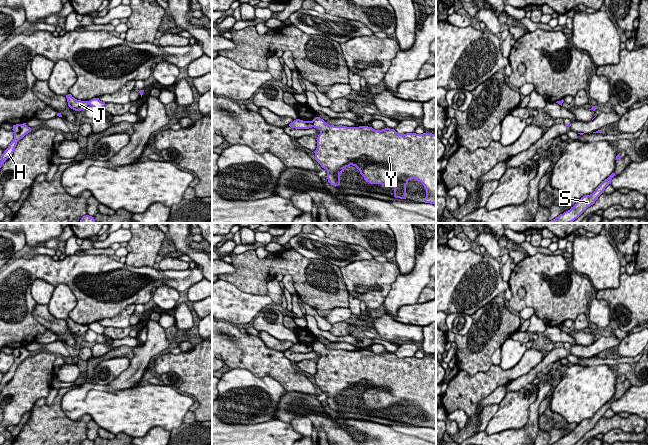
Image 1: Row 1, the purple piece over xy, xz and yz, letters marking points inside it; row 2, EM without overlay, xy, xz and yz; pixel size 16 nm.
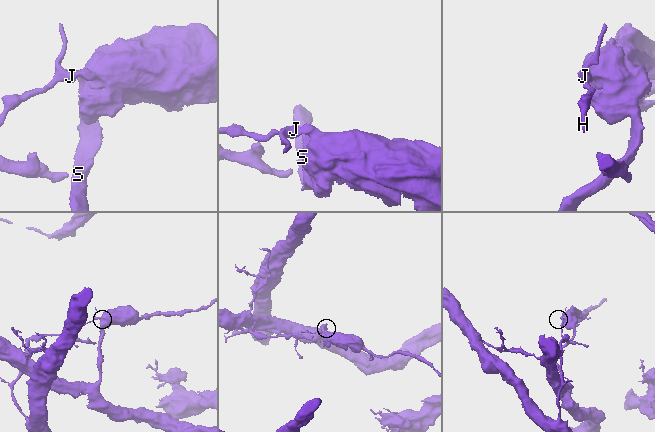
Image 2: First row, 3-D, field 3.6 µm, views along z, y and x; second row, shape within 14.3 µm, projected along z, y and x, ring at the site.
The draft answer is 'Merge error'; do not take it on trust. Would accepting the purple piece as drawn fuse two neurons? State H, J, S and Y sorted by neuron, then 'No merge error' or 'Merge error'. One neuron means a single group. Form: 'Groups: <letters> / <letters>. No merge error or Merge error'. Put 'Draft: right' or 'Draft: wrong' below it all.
Groups: H J / S Y. Merge error
Draft: right

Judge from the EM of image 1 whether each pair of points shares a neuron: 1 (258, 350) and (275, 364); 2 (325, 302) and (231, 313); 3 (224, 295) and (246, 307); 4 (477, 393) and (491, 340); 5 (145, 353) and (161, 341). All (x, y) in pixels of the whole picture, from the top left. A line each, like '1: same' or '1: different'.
1: same
2: different
3: same
4: different
5: same

